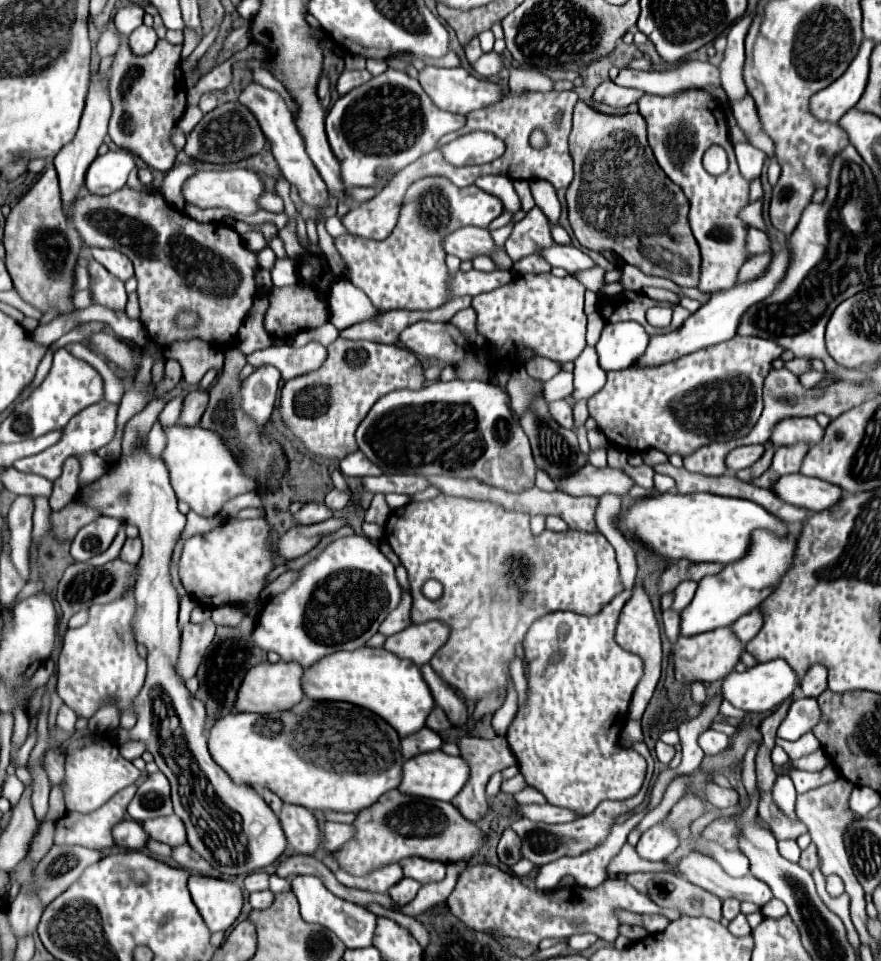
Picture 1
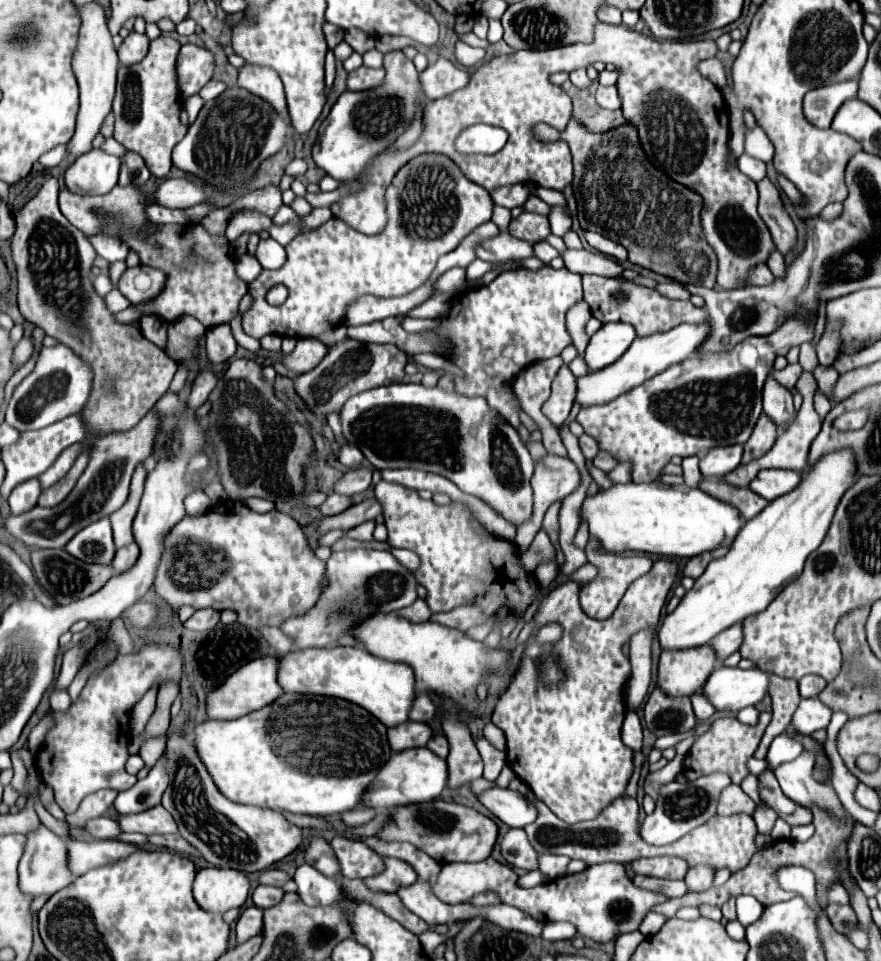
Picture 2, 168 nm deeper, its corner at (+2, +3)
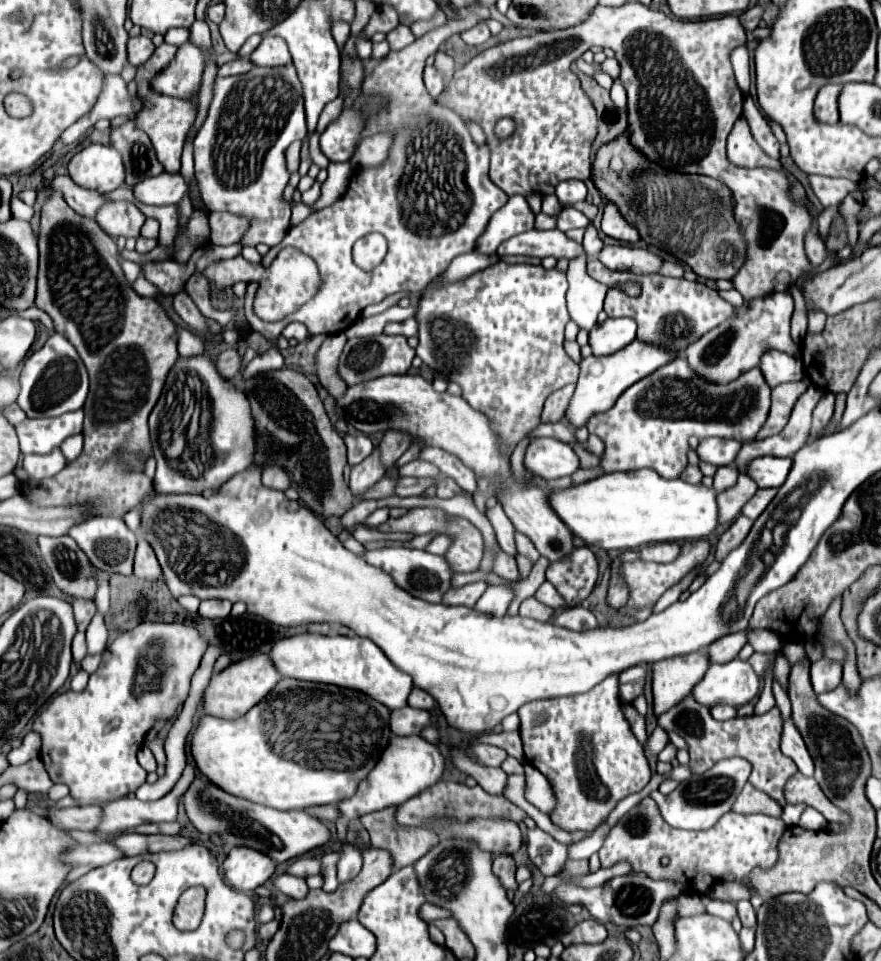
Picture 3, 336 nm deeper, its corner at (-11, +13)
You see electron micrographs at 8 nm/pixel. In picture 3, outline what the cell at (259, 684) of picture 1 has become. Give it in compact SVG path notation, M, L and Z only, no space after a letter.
M255 654L249 656L245 660L233 662L229 664L225 670L221 670L219 674L215 674L203 694L205 702L205 714L211 716L221 716L221 718L237 718L243 716L245 712L249 712L257 702L261 702L281 680L283 676L277 672L277 668L273 668L273 660L269 658L269 654Z

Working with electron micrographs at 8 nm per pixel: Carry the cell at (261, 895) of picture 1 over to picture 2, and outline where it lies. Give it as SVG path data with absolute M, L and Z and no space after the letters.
M258 886L252 894L252 900L258 908L266 910L266 908L272 908L274 904L278 904L284 896L284 890L282 888L276 888L276 886Z

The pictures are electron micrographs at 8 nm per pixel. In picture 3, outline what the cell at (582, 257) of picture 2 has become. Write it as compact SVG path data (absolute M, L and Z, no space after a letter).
M603 246L595 258L609 270L629 270L635 274L655 274L663 262L649 250L633 246Z

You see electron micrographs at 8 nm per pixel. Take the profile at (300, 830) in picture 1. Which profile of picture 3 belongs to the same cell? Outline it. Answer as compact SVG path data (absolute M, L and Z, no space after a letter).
M343 844L339 848L339 854L341 854L341 858L337 862L337 878L339 878L339 882L347 882L359 874L363 858L361 858L361 852L349 844Z

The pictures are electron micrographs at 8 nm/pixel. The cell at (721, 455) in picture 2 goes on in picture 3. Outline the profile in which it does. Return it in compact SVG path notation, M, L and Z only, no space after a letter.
M705 438L701 440L697 454L701 460L713 464L713 466L729 466L735 462L735 456L739 454L743 442L737 440L725 440L725 438Z

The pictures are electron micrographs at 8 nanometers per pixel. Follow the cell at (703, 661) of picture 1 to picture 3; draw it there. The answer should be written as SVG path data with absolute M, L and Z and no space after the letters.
M705 650L683 654L677 658L665 658L653 664L653 708L655 714L663 714L681 698L693 692L693 686L701 682L709 670L709 658Z

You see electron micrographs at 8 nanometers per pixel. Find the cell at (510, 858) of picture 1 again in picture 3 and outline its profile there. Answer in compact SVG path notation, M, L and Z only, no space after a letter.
M529 828L527 830L527 854L531 862L545 876L555 876L567 860L567 846L553 840L541 828Z

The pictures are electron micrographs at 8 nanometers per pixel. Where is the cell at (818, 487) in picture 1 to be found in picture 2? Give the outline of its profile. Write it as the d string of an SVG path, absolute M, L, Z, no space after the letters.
M762 470L748 488L766 500L774 500L792 488L796 488L800 482L800 472L796 470Z

